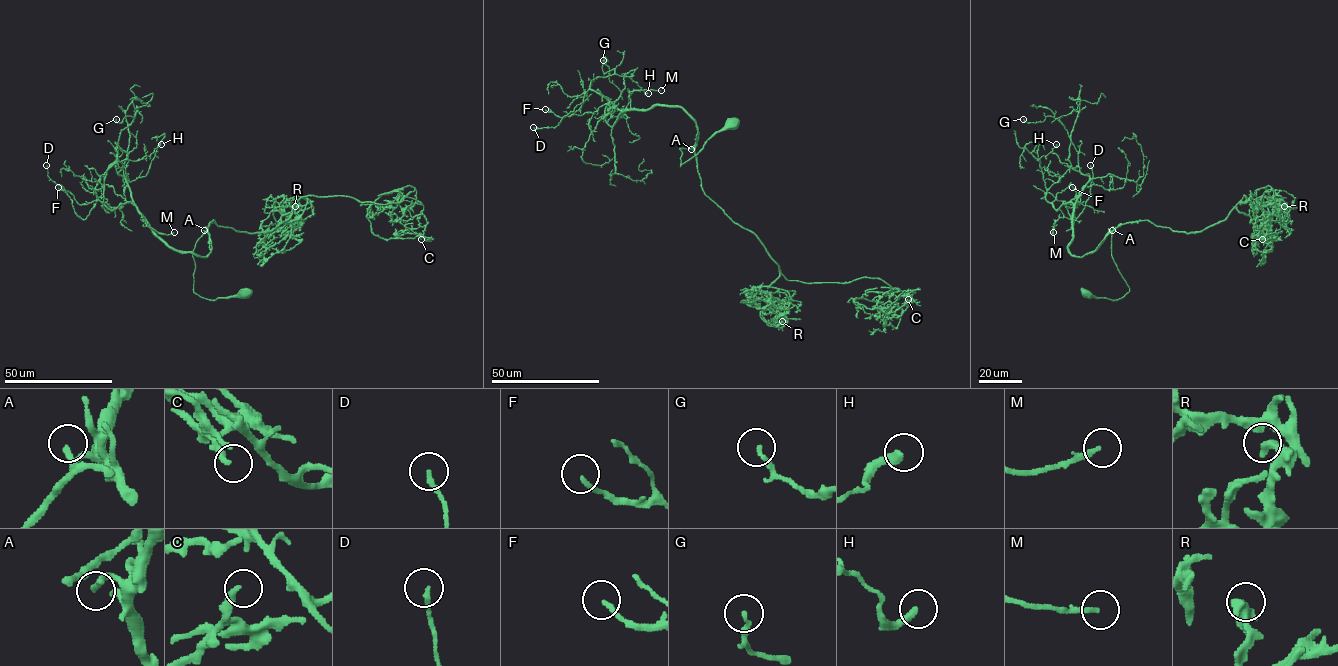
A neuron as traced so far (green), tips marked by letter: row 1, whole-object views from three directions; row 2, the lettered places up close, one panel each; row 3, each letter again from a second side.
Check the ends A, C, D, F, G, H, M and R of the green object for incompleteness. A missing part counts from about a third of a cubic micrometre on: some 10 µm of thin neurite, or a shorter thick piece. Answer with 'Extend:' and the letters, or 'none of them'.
Extend: none of them

